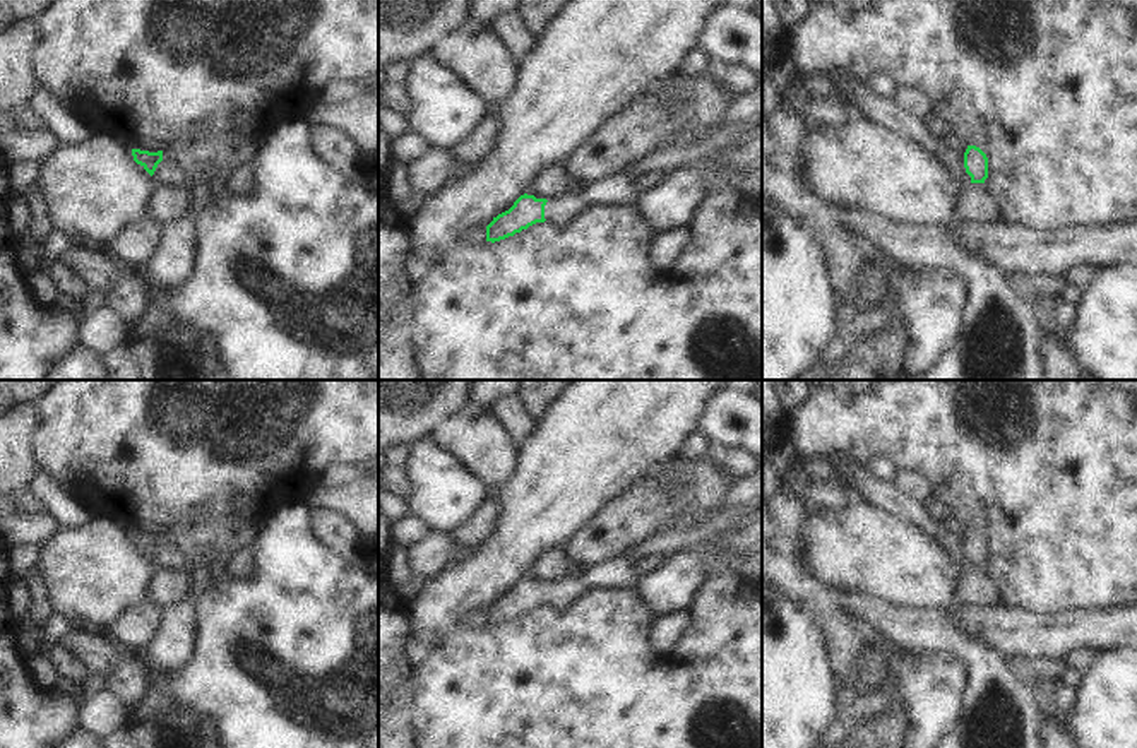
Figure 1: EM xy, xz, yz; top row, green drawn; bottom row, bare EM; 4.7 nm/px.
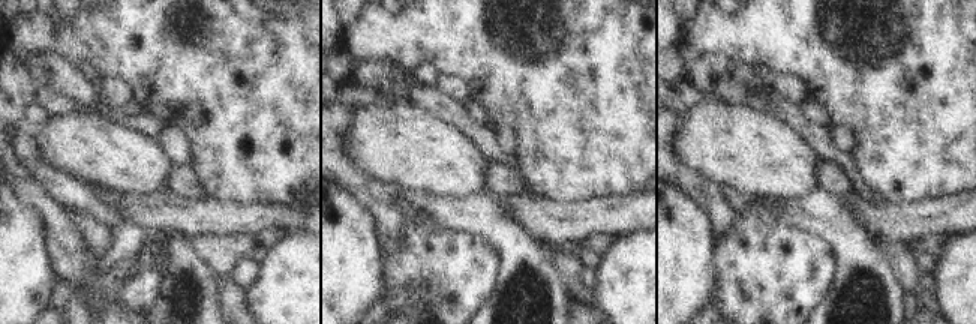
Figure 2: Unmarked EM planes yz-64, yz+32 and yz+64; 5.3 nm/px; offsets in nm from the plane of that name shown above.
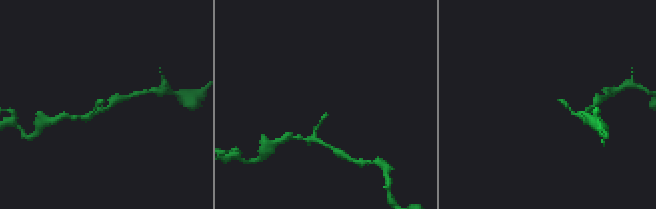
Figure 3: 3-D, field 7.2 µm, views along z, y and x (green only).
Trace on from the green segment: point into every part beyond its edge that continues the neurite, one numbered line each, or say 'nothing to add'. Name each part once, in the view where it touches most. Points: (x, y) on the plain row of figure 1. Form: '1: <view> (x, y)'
nothing to add

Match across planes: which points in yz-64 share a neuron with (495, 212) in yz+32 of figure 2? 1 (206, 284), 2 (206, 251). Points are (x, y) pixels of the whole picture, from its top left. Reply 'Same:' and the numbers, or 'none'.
Same: 1

